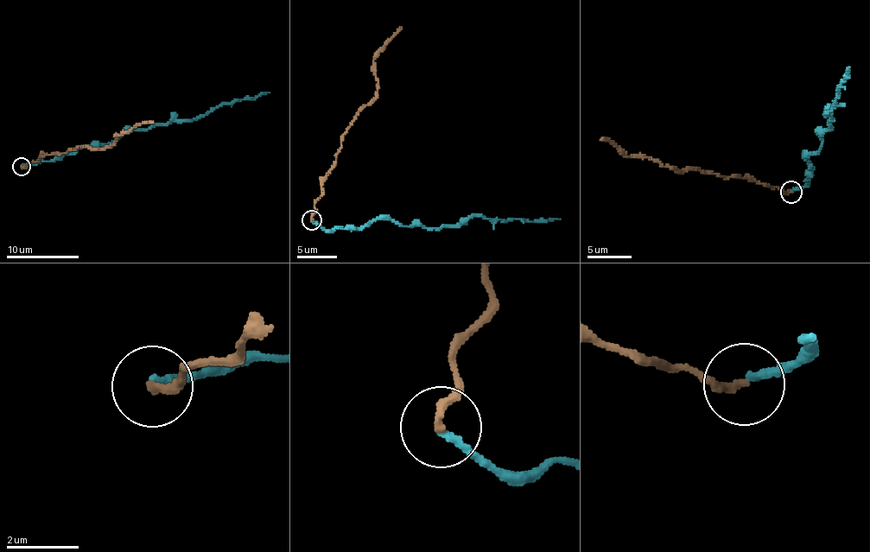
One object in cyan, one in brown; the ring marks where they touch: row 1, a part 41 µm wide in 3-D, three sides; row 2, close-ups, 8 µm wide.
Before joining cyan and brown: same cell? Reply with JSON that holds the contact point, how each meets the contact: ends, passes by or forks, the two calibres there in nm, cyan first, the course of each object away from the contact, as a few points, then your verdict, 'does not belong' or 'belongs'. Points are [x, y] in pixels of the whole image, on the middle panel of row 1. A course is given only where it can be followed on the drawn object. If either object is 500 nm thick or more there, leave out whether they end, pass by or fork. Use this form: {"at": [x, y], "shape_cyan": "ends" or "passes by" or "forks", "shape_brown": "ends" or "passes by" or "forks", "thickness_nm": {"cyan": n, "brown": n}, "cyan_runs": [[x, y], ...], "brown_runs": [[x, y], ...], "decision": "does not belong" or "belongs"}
{"at": [312, 219], "shape_cyan": "ends", "shape_brown": "ends", "thickness_nm": {"cyan": 200, "brown": 240}, "cyan_runs": [[311, 221], [326, 230], [353, 229], [377, 218], [440, 228], [460, 225], [473, 216], [547, 222], [560, 218]], "brown_runs": [[311, 219], [341, 136], [376, 96], [373, 57], [402, 27]], "decision": "does not belong"}

